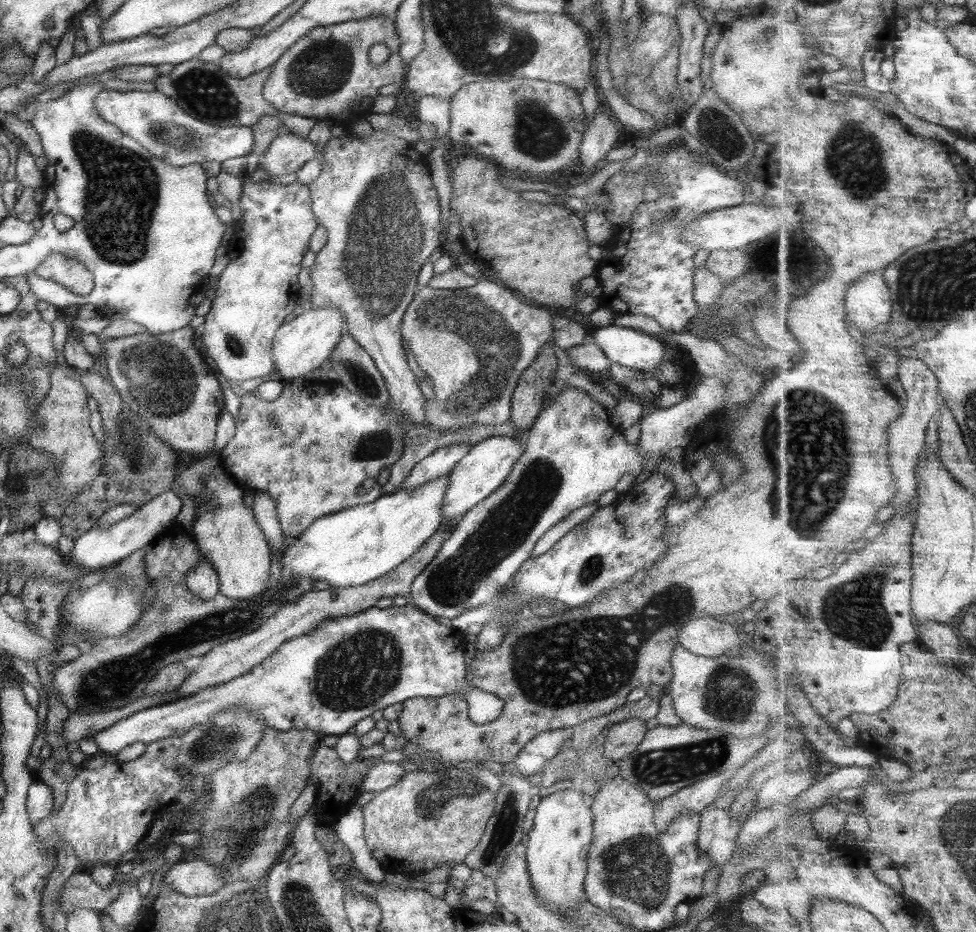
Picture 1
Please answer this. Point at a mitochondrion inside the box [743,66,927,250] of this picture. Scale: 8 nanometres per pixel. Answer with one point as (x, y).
(855, 163)

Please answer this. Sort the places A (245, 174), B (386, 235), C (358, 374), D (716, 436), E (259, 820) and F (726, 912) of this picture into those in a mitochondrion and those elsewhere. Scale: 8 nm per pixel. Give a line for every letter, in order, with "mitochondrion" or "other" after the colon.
A: other
B: mitochondrion
C: mitochondrion
D: other
E: mitochondrion
F: other

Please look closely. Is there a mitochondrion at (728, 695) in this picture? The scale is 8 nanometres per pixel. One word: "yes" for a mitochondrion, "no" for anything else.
yes

